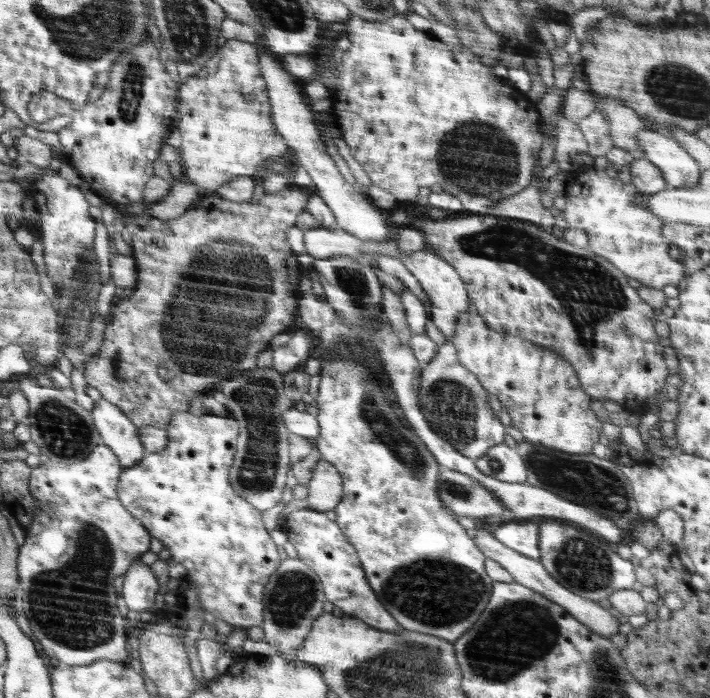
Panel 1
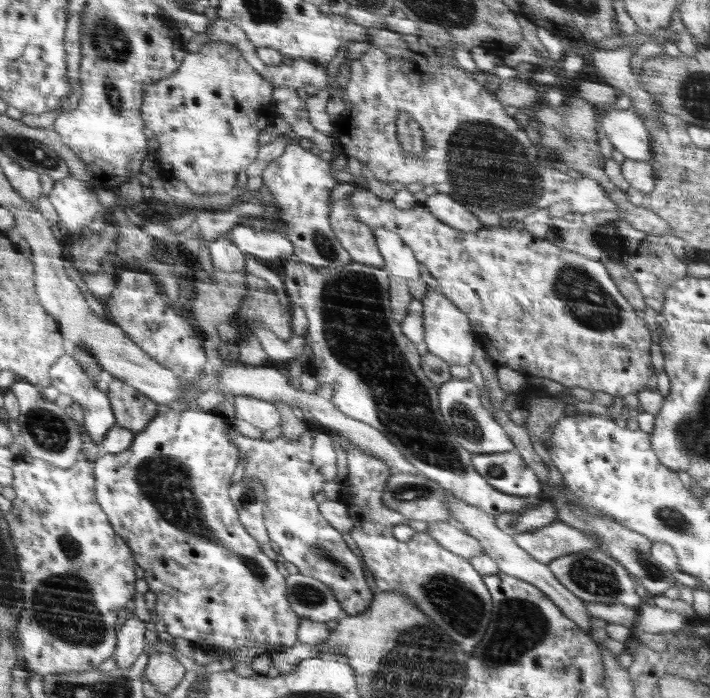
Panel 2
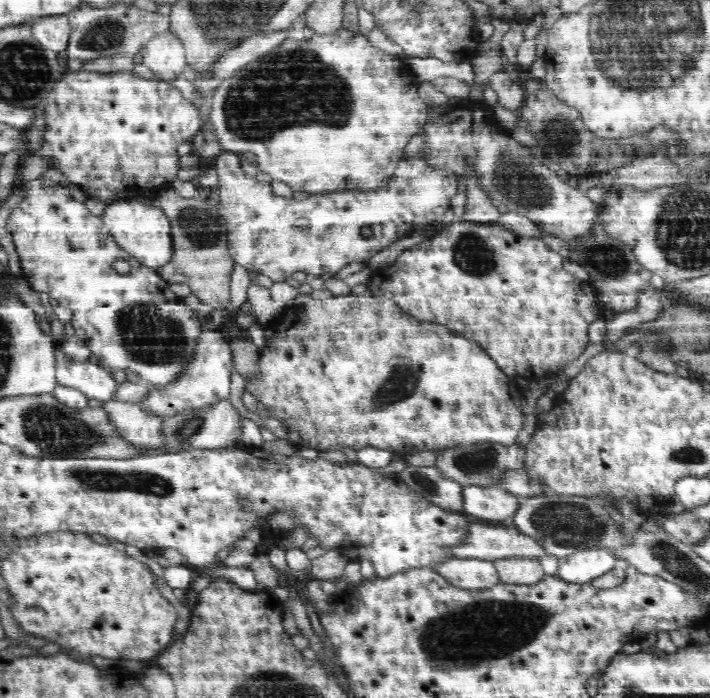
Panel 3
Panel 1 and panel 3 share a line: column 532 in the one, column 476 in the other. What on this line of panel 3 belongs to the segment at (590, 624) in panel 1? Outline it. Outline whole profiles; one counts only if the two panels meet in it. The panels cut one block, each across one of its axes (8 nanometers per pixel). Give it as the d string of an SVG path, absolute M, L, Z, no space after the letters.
M454 557L442 564L434 564L434 569L456 588L484 590L496 586L499 582L492 560Z

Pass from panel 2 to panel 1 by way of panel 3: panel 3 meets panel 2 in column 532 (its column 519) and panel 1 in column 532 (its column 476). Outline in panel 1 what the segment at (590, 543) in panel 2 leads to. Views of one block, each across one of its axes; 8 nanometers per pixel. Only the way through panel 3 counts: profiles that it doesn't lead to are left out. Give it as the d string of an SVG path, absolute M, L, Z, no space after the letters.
M508 522L508 524L502 524L500 528L493 528L492 534L494 539L502 542L503 546L529 556L532 560L540 561L538 529L538 524L532 524L532 522L526 522L526 524Z

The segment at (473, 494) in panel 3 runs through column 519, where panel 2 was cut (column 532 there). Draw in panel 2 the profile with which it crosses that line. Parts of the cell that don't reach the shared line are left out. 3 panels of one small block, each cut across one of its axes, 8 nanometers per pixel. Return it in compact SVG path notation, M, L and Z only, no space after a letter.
M288 258L284 259L284 272L286 278L284 278L285 291L288 296L291 306L301 306L302 310L306 313L308 320L307 334L311 338L311 346L314 353L314 360L308 364L308 370L312 376L319 382L319 384L325 386L332 386L332 399L331 402L335 408L338 408L339 412L350 416L350 418L364 422L373 428L376 428L382 435L401 453L403 458L412 464L423 476L428 476L431 480L436 480L442 488L445 488L446 492L454 495L455 498L461 499L465 504L470 504L475 507L480 507L486 514L494 517L494 514L498 512L510 512L510 514L518 514L518 512L524 512L526 508L530 508L533 503L536 502L535 497L525 497L516 495L507 495L506 493L499 491L496 487L486 483L486 480L474 469L472 465L473 453L468 452L462 448L458 442L453 438L453 435L448 431L445 421L441 416L439 410L439 389L428 377L421 367L421 356L417 350L417 343L412 342L410 339L404 336L401 331L401 323L396 322L393 319L393 312L390 308L389 299L389 277L390 274L383 269L383 267L374 267L370 264L362 264L360 262L352 261L350 264L342 267L334 268L318 268L310 266L306 263L300 263L292 261Z

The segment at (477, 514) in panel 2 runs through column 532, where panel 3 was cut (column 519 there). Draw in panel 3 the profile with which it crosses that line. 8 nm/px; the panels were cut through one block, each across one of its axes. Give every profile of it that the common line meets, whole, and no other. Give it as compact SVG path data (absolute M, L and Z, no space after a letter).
M502 558L493 563L502 584L536 584L545 575L538 558Z

